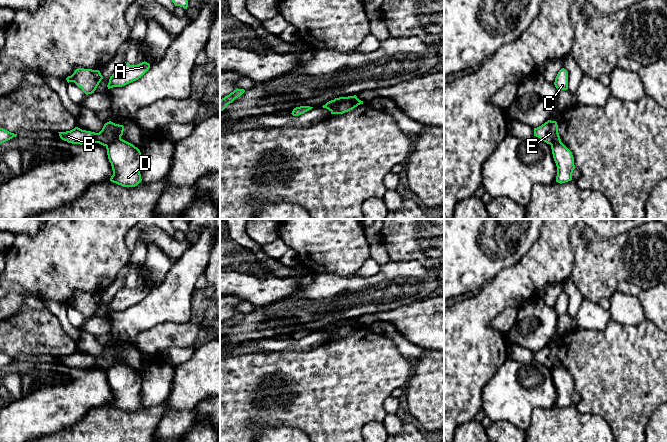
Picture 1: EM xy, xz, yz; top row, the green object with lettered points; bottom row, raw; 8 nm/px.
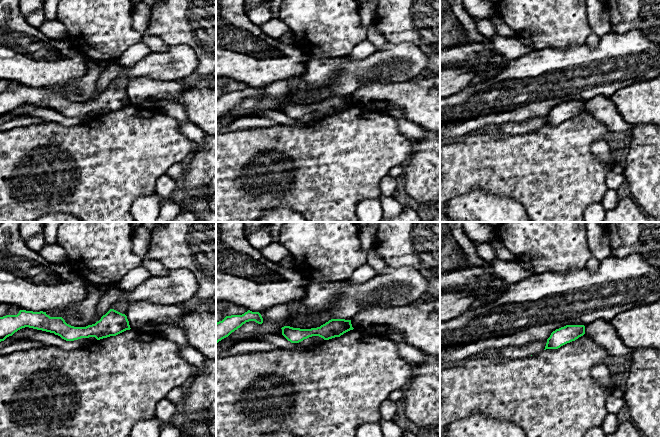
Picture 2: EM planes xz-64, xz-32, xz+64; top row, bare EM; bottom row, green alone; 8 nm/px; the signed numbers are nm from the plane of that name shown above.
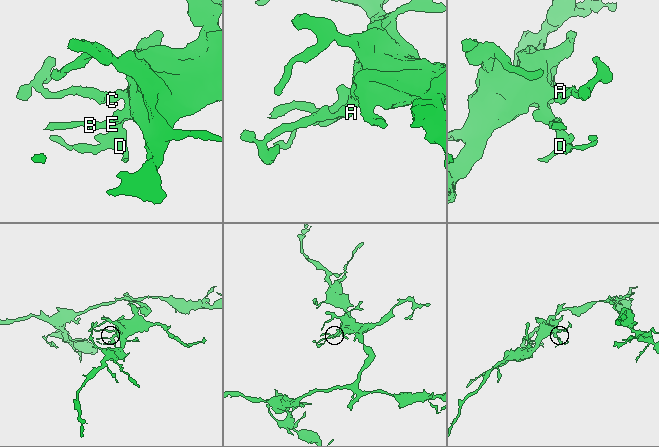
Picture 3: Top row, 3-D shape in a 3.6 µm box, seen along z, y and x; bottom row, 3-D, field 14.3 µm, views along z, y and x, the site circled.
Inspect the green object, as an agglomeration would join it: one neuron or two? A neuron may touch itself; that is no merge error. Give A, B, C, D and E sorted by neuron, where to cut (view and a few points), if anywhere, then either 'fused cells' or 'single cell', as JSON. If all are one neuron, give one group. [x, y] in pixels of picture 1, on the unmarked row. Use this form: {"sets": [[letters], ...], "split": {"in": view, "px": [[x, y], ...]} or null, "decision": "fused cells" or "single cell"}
{"sets": [["A", "B", "C", "E"], ["D"]], "split": {"in": "xz", "px": [[347, 321], [339, 326], [331, 336]]}, "decision": "fused cells"}

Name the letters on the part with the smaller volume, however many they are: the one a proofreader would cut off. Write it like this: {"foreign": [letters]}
{"foreign": ["D"]}

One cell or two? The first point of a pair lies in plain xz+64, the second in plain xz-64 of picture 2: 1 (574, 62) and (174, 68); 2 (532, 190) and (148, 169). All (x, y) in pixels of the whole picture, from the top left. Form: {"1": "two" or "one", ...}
{"1": "one", "2": "one"}

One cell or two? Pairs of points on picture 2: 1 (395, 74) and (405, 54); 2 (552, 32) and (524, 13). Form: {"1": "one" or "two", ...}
{"1": "one", "2": "one"}

